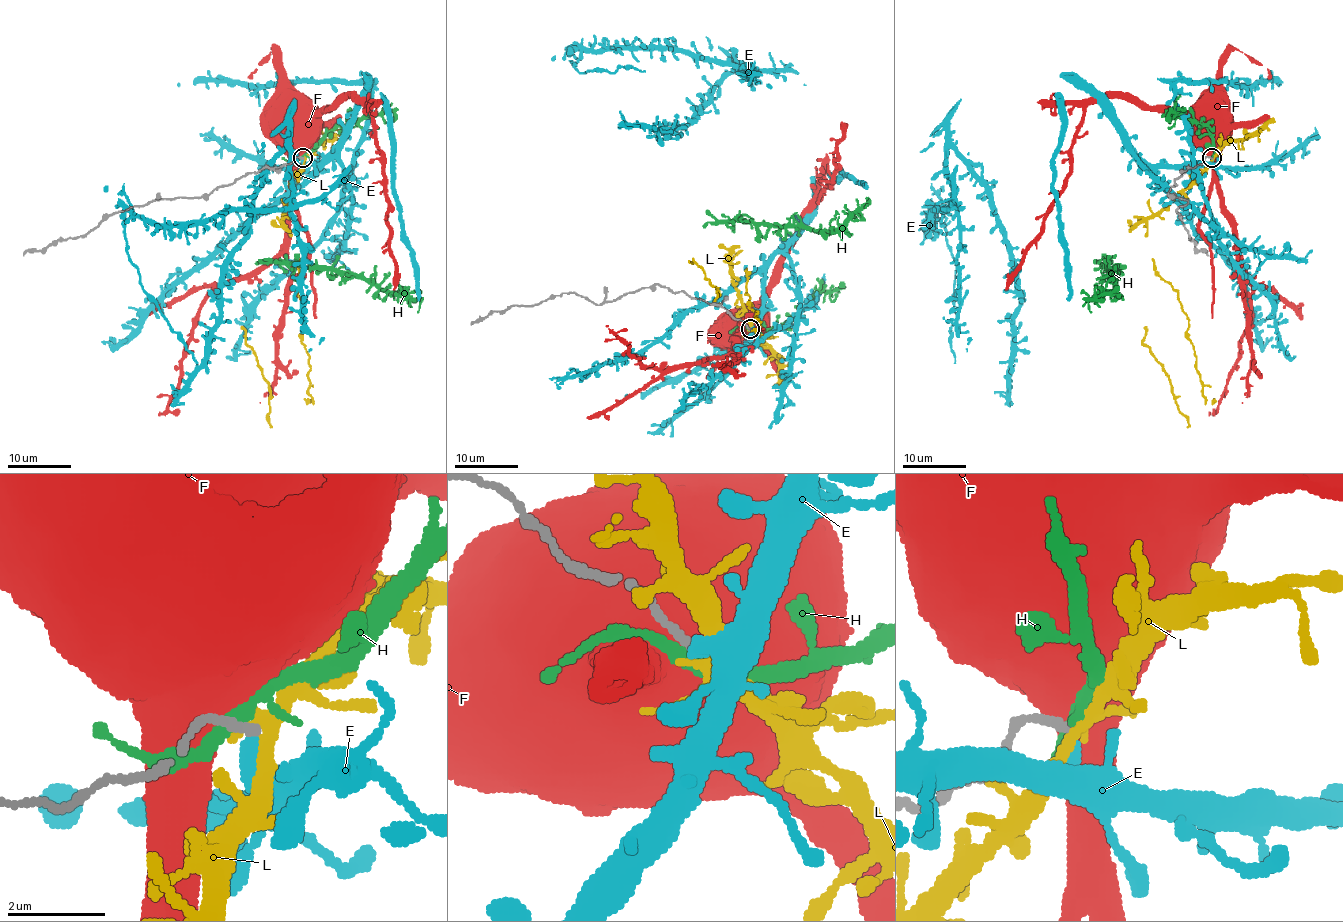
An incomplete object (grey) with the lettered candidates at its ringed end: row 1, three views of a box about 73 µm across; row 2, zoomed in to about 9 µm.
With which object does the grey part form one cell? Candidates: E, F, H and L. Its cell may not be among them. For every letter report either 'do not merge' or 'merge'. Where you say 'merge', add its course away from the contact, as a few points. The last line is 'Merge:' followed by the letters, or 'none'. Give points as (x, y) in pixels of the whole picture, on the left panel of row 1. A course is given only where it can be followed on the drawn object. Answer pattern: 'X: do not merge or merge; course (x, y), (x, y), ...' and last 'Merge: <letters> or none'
E: do not merge
F: do not merge
H: do not merge
L: do not merge
Merge: none

